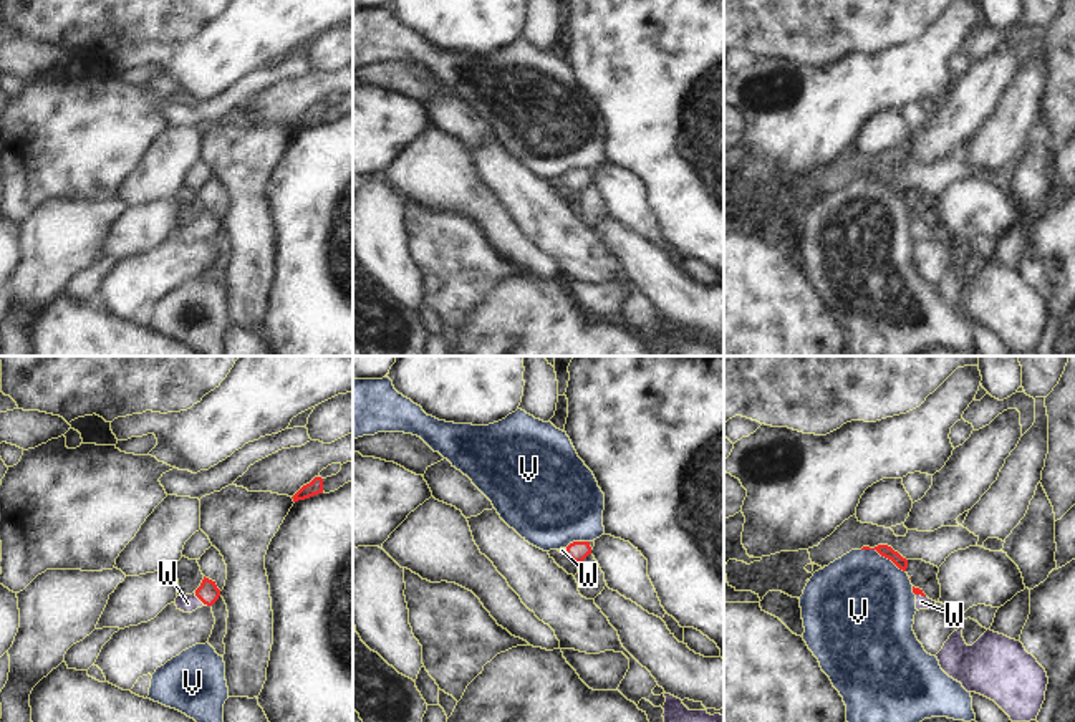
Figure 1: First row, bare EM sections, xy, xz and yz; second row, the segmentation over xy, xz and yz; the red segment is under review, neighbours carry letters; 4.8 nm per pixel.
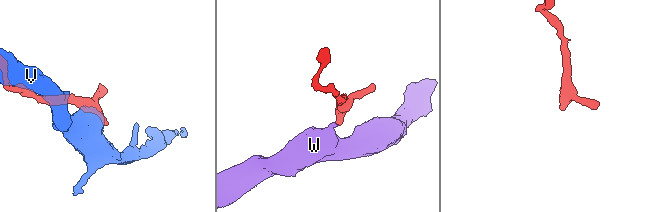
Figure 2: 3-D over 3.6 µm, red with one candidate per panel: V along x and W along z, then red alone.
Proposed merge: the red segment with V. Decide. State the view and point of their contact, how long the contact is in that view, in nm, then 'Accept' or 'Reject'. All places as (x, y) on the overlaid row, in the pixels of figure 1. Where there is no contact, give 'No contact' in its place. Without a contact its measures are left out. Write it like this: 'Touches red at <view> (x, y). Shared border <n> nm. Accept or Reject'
Touches red at yz (883, 555). Shared border 240 nm. Reject

